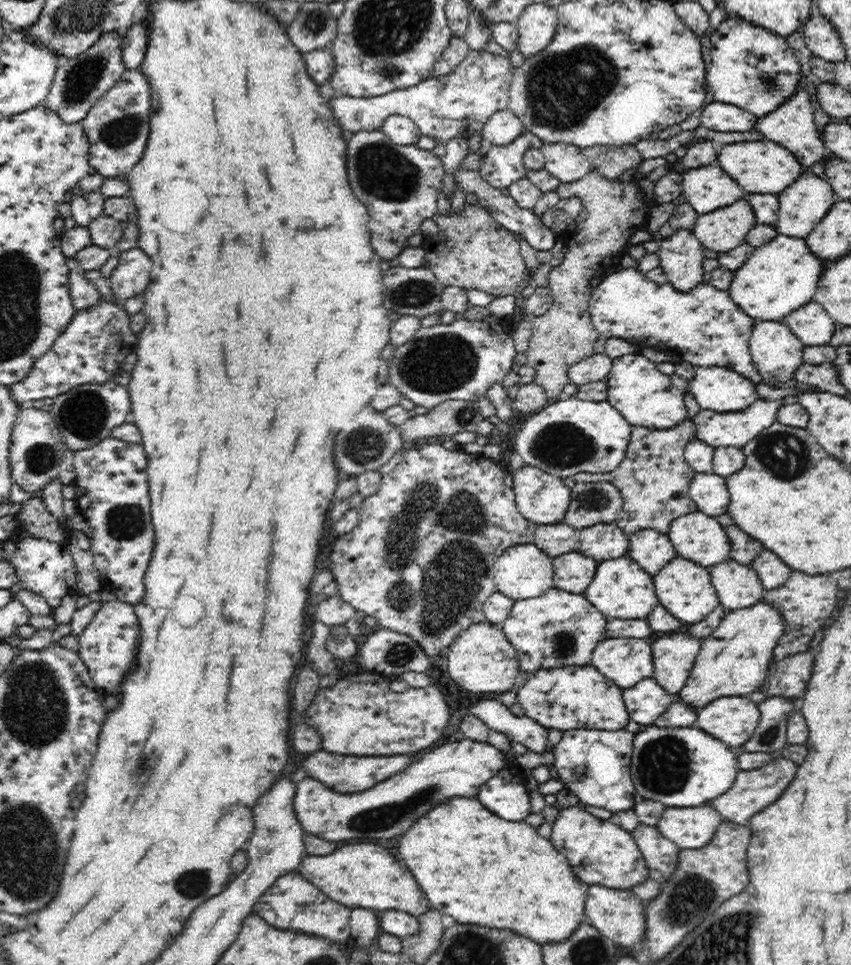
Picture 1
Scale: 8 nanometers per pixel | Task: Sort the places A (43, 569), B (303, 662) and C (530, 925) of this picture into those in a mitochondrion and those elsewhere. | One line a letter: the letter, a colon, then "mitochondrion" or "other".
A: other
B: other
C: other

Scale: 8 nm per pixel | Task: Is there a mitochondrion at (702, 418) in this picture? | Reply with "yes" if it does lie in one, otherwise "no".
no

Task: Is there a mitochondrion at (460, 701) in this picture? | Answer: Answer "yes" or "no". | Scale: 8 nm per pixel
no

